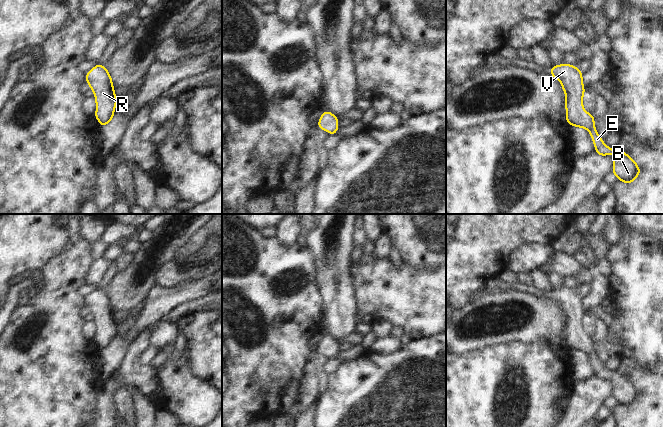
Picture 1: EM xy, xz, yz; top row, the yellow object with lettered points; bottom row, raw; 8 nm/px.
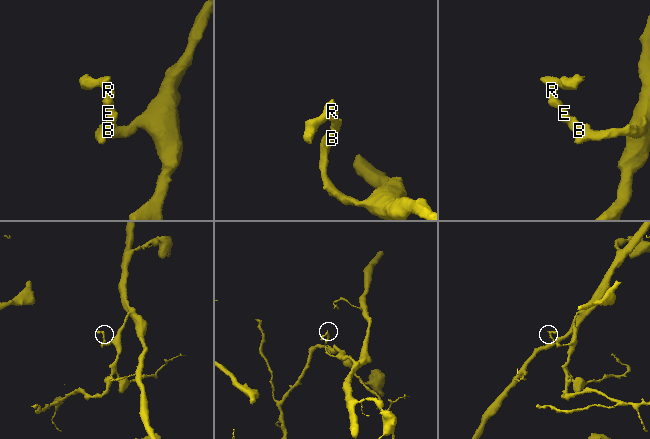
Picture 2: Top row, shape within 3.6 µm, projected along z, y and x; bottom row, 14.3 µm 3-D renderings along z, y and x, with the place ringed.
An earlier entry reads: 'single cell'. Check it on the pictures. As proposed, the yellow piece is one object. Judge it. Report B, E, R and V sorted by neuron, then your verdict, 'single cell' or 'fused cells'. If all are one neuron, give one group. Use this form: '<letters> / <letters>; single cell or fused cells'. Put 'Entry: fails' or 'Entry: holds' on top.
Entry: holds
B E R V; single cell

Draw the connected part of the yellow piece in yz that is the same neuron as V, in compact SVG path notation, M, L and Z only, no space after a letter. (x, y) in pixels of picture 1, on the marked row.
M561 64L553 66L550 73L554 78L561 81L562 88L565 92L567 110L566 121L572 126L586 128L592 137L595 145L595 151L606 156L614 153L614 165L612 172L624 183L632 183L639 175L641 170L635 161L625 152L614 151L614 148L607 147L594 126L594 117L583 109L582 97L585 93L583 87L581 71L570 64Z

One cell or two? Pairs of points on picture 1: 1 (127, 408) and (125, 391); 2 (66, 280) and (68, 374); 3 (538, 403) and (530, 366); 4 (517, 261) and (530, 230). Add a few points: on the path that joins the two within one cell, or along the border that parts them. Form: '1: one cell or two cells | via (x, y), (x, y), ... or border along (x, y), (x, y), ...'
1: one cell | via (126, 404), (125, 395)
2: one cell | via (66, 303), (66, 351)
3: one cell | via (531, 394), (530, 375)
4: two cells | border along (547, 244), (527, 244), (519, 247), (509, 264)

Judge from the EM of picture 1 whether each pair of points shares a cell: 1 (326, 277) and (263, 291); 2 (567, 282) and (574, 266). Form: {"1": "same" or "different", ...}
{"1": "different", "2": "different"}

